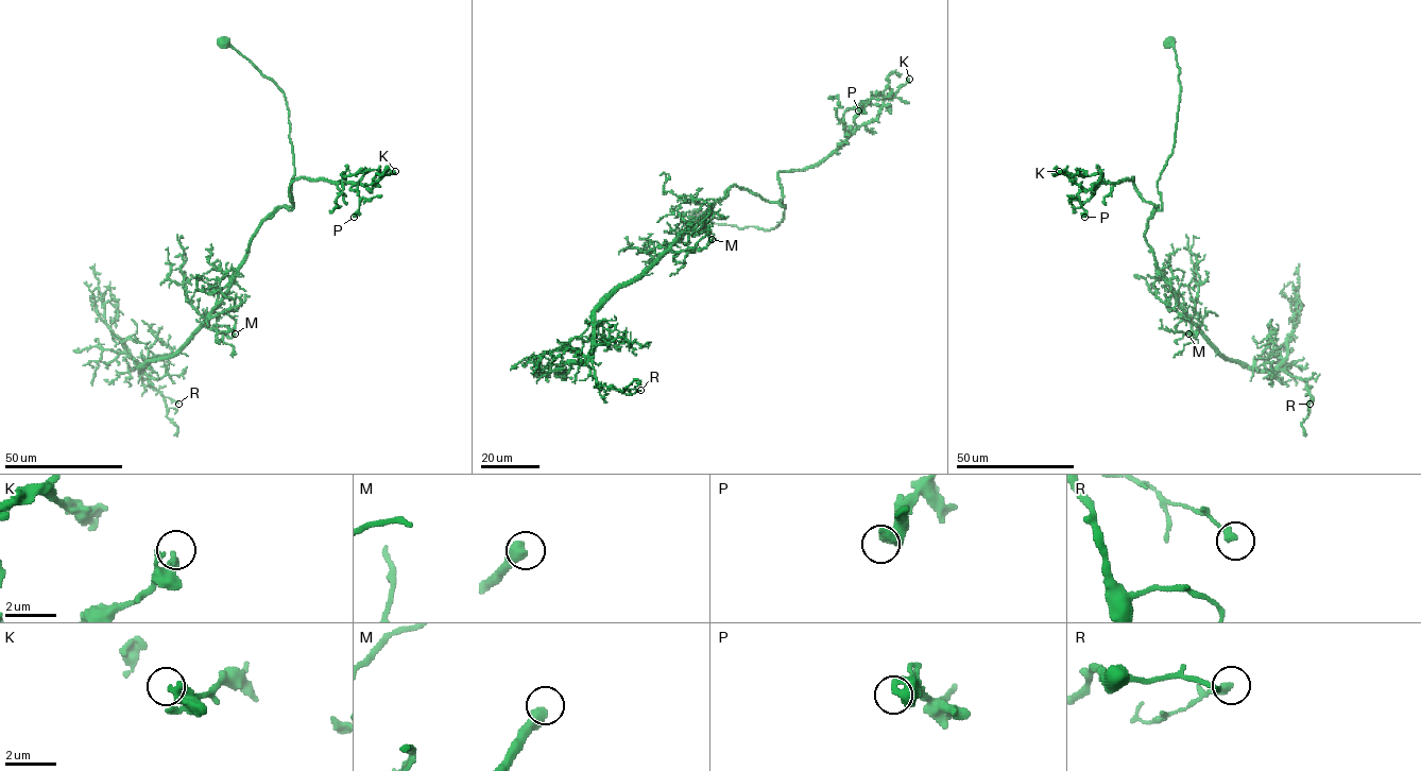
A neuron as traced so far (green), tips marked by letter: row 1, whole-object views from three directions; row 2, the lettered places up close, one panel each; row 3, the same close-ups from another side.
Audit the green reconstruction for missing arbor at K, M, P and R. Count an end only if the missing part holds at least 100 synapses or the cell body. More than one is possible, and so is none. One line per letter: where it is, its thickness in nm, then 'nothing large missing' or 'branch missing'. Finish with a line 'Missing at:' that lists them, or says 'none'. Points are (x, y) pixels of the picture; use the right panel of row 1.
K: (1059, 171) | 320 nm | nothing large missing
M: (1188, 333) | 500 nm | branch missing
P: (1084, 217) | 600 nm | nothing large missing
R: (1310, 404) | 280 nm | nothing large missing
Missing at: M

